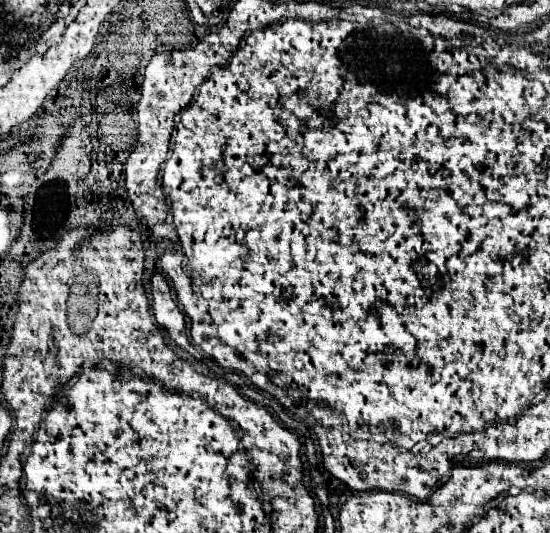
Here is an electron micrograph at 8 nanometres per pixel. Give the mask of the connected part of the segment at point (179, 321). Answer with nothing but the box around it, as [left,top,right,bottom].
[151,272,185,348]

